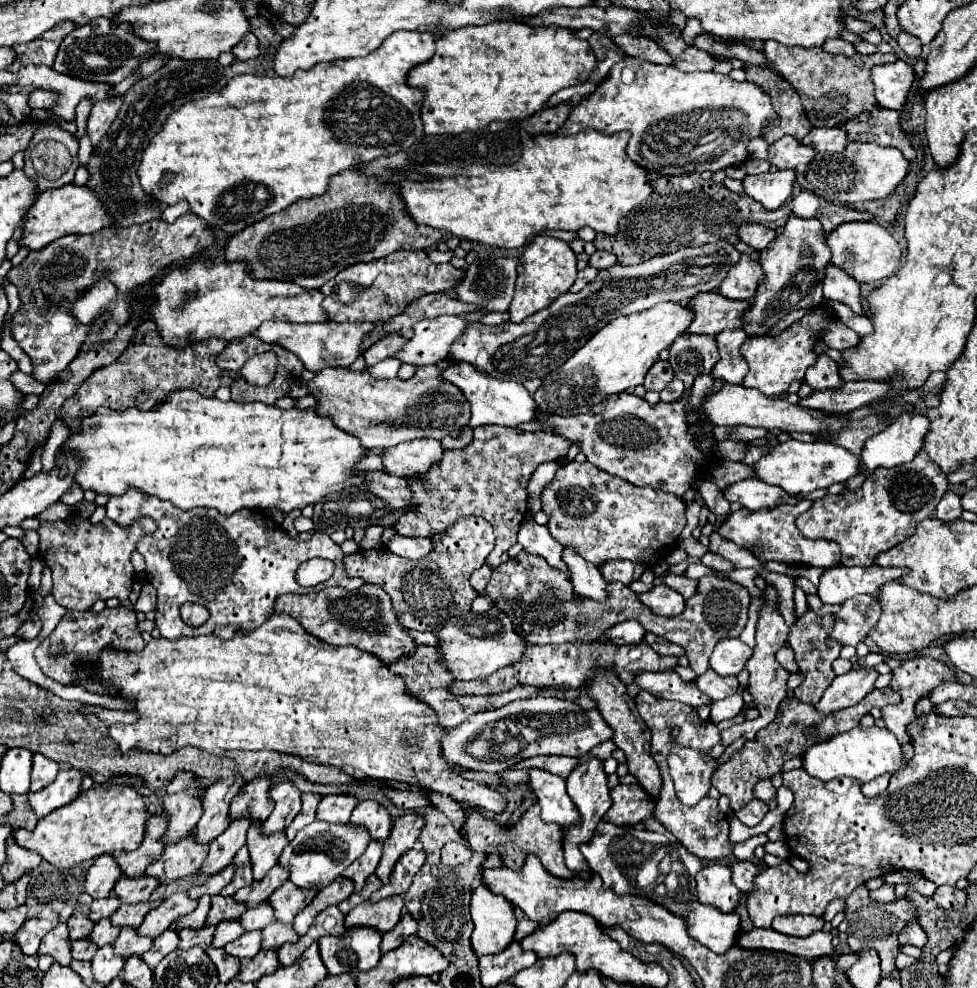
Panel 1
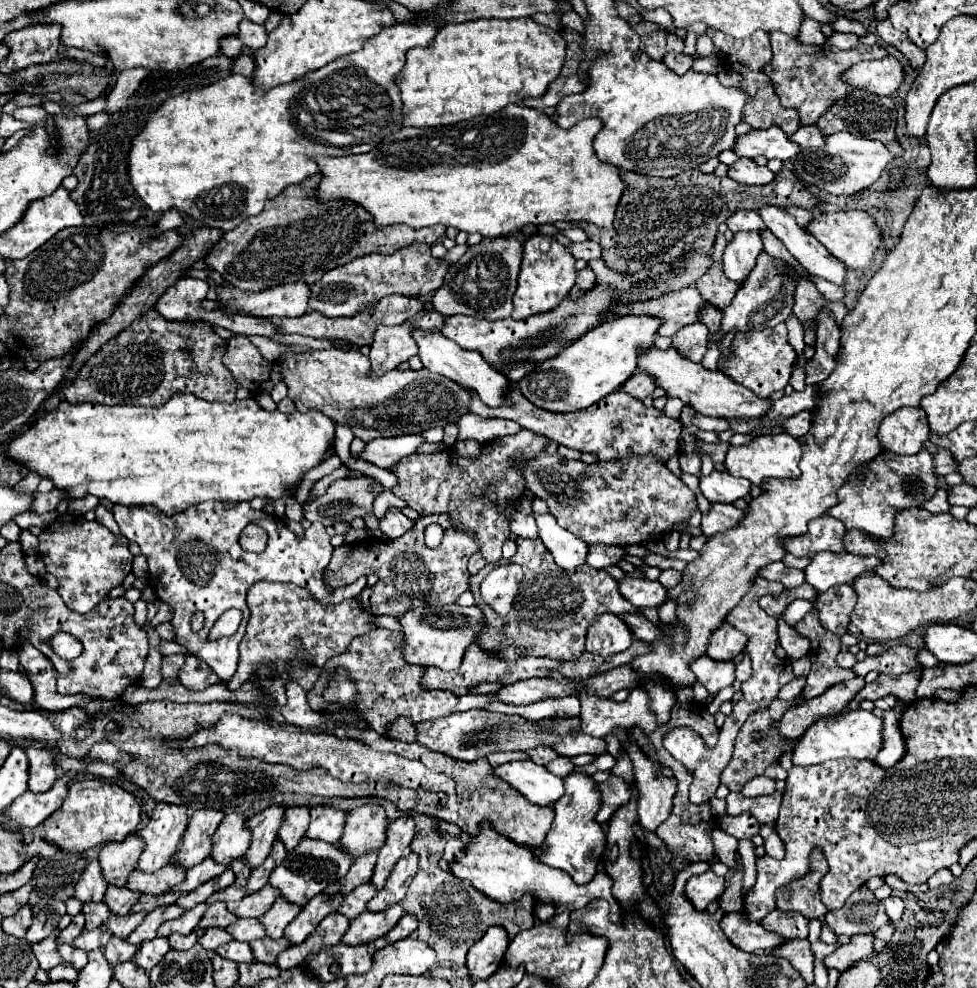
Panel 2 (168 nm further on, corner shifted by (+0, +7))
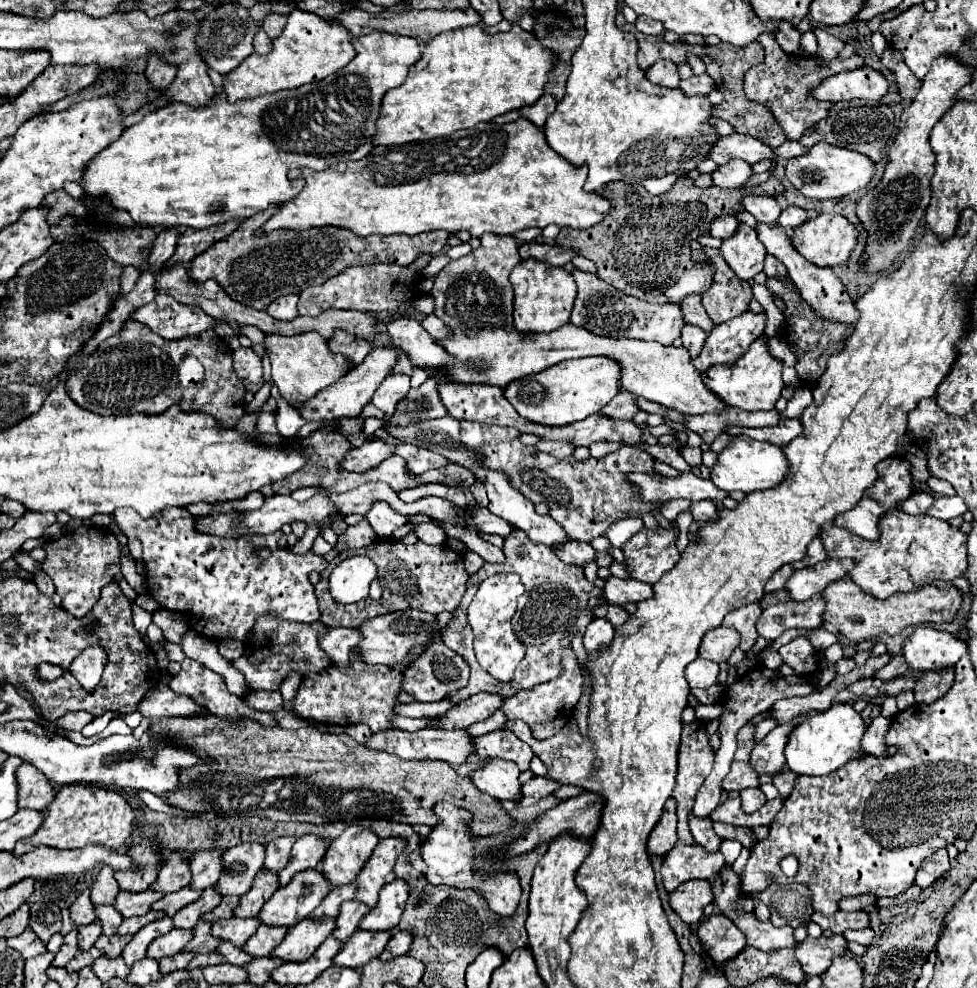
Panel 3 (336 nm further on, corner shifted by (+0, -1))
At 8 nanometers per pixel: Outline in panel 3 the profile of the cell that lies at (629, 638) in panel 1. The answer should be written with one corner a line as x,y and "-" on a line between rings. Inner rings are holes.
593,618
583,634
583,646
589,654
601,650
613,640
613,626
605,618

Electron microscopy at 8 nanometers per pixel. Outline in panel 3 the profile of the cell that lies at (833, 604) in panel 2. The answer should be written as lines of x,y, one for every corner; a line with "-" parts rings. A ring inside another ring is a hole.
809,598
807,602
789,600
775,606
767,606
757,620
757,632
767,642
773,642
789,628
801,630
821,628
823,608
825,608
823,598

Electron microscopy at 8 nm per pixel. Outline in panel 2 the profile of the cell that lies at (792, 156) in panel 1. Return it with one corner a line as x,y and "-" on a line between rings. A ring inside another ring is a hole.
771,126
767,130
751,130
745,136
737,136
737,144
733,150
745,158
765,156
767,160
791,160
795,158
795,154
799,154
801,148
795,146
795,142
791,142
789,136
779,130
779,126

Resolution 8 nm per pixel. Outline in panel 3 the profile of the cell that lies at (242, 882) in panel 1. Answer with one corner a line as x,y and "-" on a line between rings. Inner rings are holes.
223,898
221,900
221,906
219,908
215,908
215,910
211,910
211,914
207,914
207,916
203,916
203,920
207,920
207,922
215,922
215,920
219,920
219,918
229,918
229,916
233,916
233,910
235,910
235,904
239,902
239,898

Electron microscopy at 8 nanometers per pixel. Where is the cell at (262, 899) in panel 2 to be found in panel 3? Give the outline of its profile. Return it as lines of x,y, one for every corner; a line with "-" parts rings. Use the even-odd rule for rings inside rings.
227,918
227,920
217,920
211,926
211,934
219,940
233,942
235,946
243,946
259,928
257,918

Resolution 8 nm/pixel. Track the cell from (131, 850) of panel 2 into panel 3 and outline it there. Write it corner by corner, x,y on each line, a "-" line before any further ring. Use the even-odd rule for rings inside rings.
103,866
91,888
91,902
95,906
97,904
113,904
117,892
119,892
119,886
117,886
117,880
113,878
113,870
109,866

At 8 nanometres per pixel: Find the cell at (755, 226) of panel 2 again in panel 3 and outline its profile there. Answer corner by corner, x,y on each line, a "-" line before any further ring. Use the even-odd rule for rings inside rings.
719,216
711,222
709,226
709,234
715,238
729,238
731,234
737,232
739,220
735,216

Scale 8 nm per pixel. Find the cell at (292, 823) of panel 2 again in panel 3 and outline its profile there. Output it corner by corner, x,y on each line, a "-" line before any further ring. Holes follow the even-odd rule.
283,836
283,838
277,838
273,842
267,842
265,844
265,864
263,868
269,870
269,872
279,872
285,868
285,864
289,862
289,852
291,852
291,846
293,846
295,838
293,836

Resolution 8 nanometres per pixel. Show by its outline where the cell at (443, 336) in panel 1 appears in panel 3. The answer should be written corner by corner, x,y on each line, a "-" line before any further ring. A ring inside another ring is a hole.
375,348
363,360
363,364
359,364
355,370
351,370
343,378
339,378
339,382
335,382
335,386
327,386
327,390
315,394
315,398
311,398
311,402
307,402
307,406
295,406
297,412
307,422
323,422
323,420
339,420
339,418
359,416
363,406
371,400
373,392
389,376
395,360
397,360
395,348

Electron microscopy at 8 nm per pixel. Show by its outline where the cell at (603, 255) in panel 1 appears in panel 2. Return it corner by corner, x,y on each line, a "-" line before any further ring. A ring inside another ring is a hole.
587,240
587,242
581,242
581,244
573,244
569,246
569,252
575,256
575,258
583,258
583,260
595,260
595,258
601,258
601,246
593,240

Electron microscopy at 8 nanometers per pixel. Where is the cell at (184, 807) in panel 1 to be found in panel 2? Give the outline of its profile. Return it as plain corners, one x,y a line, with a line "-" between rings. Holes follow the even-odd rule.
157,804
151,820
137,834
145,840
145,850
137,868
145,872
159,870
179,850
179,842
187,830
187,808
177,804

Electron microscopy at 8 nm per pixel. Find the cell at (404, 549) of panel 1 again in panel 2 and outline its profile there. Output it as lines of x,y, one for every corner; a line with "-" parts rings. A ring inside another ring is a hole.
389,508
387,516
381,520
381,530
389,540
401,538
407,530
411,530
415,526
413,520
409,520
399,508

